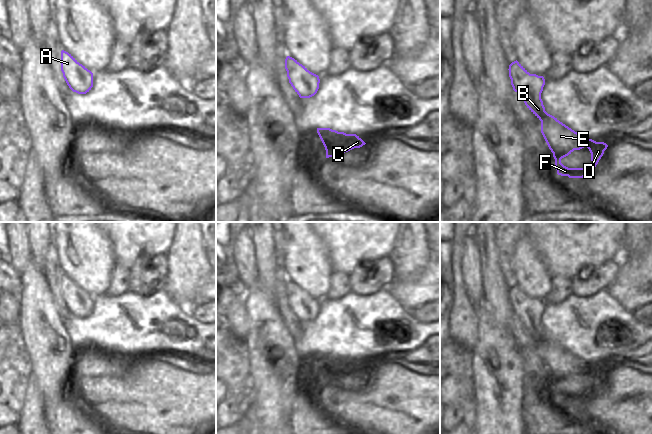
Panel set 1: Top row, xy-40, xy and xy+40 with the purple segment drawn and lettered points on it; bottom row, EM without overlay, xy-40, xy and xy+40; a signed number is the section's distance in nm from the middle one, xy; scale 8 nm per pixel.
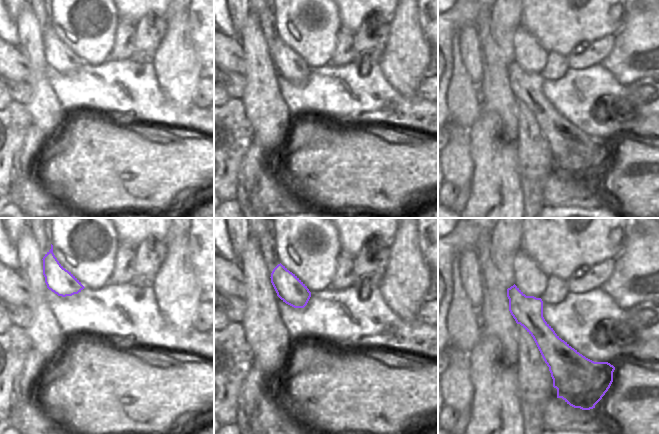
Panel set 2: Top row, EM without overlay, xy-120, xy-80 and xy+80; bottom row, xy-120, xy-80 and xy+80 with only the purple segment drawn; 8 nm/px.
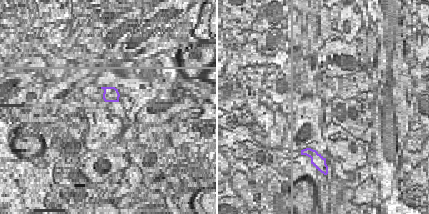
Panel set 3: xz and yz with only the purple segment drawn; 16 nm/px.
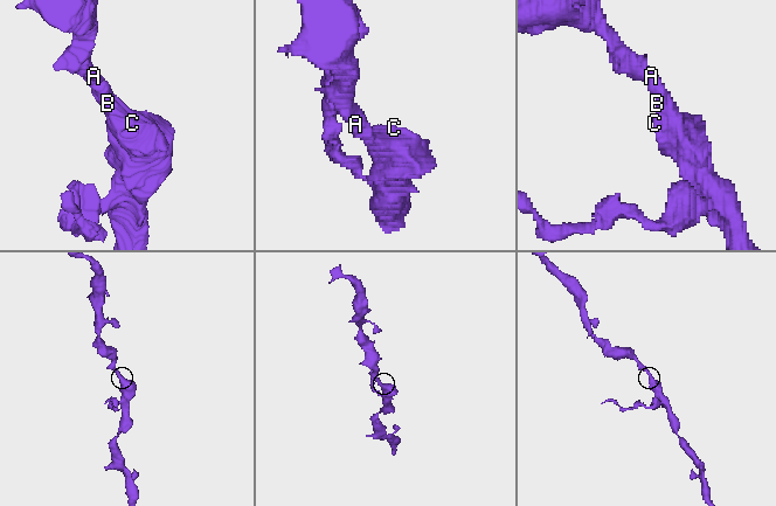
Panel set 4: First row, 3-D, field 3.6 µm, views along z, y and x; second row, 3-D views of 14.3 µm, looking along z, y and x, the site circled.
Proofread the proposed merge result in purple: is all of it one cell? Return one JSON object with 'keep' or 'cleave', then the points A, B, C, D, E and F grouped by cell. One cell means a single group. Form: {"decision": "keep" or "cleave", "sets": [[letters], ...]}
{"decision": "keep", "sets": [["A", "B", "C", "D", "E", "F"]]}

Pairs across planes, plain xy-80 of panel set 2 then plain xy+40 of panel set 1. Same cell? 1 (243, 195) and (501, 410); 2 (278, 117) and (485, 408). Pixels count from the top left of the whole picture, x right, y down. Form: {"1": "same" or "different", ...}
{"1": "same", "2": "same"}

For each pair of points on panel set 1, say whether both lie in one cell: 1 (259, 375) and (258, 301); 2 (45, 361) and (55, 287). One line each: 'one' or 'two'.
1: one
2: two

